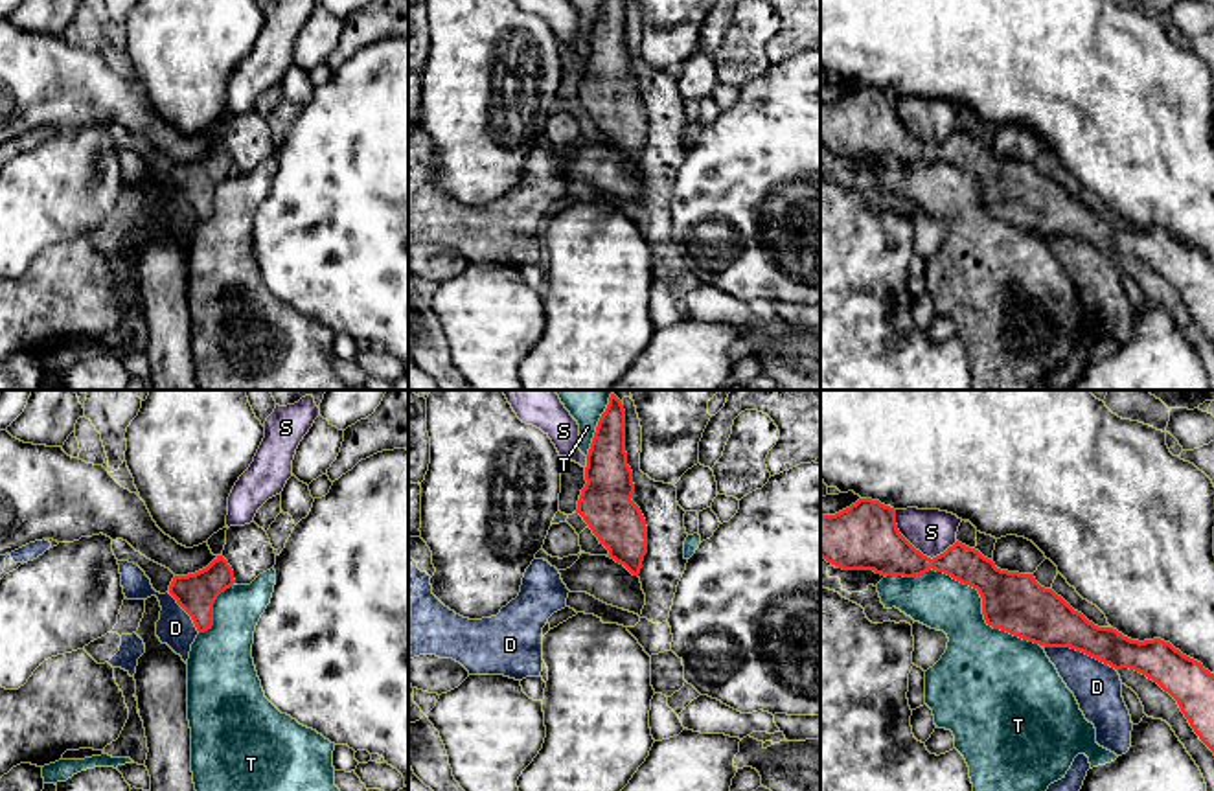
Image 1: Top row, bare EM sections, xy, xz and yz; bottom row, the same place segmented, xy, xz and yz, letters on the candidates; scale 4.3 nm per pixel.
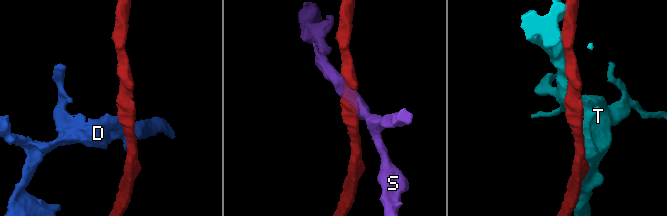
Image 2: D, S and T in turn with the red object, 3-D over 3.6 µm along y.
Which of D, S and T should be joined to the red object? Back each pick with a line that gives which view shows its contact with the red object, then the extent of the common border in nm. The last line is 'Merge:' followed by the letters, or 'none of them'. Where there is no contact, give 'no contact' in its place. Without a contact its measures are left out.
Merge: none of them

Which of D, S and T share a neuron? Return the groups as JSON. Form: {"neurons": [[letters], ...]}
{"neurons": [["D"], ["S"], ["T"]]}

